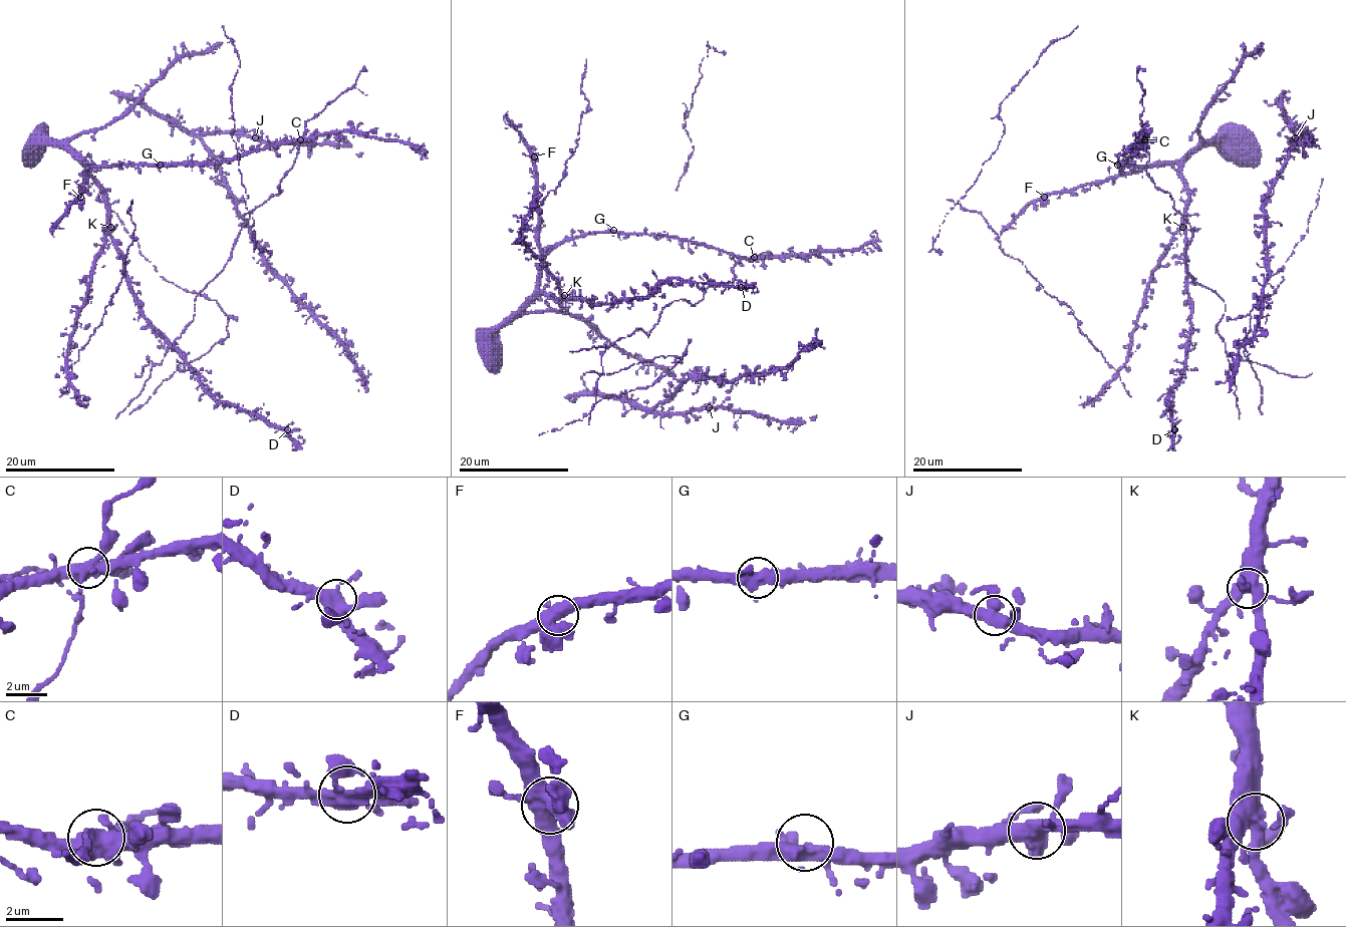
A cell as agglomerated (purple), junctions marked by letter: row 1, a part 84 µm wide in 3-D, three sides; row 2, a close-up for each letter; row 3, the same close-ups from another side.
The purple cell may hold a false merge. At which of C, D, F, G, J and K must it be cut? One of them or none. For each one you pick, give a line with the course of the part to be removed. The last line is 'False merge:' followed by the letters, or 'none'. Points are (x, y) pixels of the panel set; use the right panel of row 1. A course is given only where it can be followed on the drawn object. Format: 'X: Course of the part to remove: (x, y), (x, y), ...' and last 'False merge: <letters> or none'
False merge: none

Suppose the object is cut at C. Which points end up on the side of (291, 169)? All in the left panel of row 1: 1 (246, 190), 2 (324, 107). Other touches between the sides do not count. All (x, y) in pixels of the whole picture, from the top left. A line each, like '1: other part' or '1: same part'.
1: other part
2: same part

